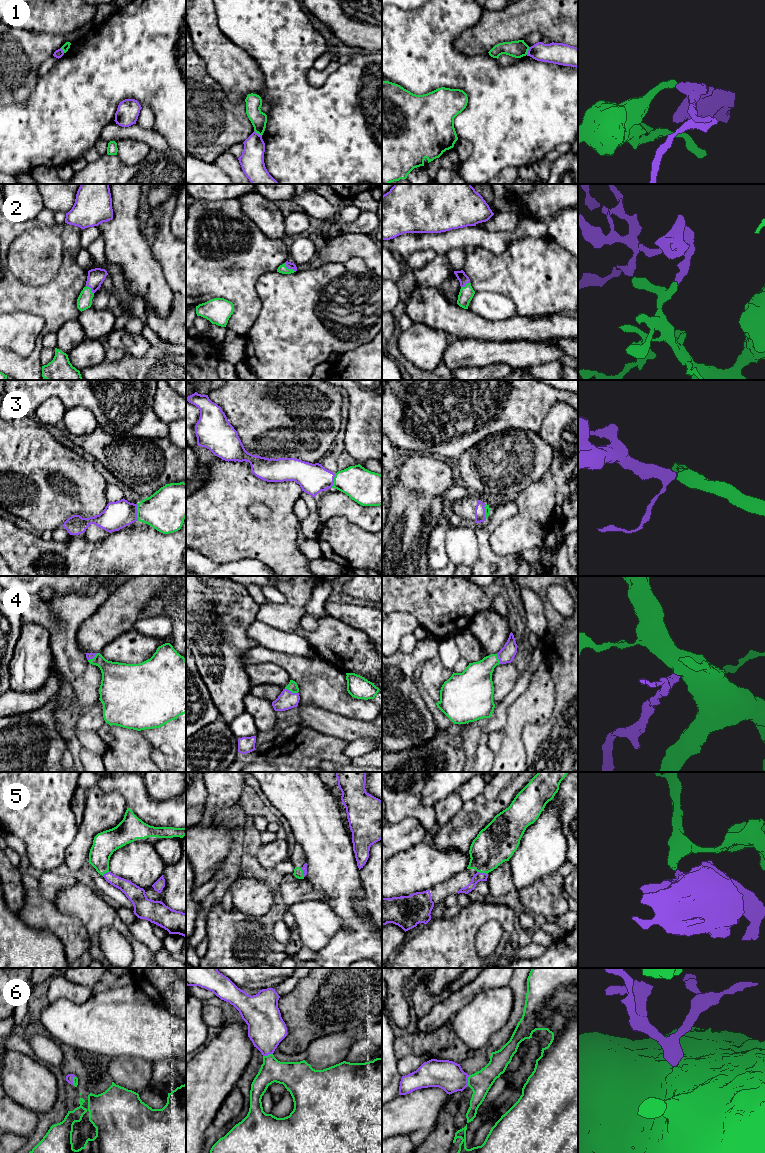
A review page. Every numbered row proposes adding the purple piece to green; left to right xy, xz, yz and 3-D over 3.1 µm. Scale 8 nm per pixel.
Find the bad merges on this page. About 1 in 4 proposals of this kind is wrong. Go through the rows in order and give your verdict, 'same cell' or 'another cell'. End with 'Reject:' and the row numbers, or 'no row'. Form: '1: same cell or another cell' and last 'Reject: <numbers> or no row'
1: another cell
2: same cell
3: same cell
4: same cell
5: same cell
6: same cell
Reject: 1

